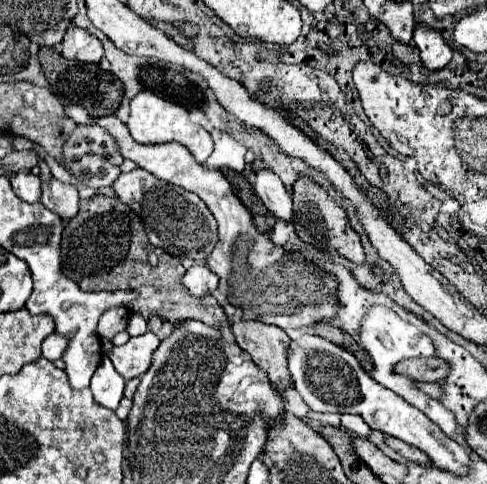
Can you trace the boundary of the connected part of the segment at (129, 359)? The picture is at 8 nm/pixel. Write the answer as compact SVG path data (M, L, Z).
M146 331L144 335L130 337L128 343L114 347L110 353L110 361L114 363L114 369L126 381L130 381L134 377L142 377L146 369L150 369L152 353L156 351L158 345L160 339L152 331Z

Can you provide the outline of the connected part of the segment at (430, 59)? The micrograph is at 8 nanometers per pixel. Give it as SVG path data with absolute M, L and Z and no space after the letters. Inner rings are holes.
M418 25L414 31L414 43L420 49L422 65L430 71L438 71L446 67L446 63L450 63L452 59L452 49L444 43L442 35L434 29Z

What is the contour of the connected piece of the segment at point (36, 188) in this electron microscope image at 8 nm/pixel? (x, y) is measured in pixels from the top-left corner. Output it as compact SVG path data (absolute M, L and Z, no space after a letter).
M16 173L10 177L10 185L14 193L26 201L26 203L36 203L40 201L40 179L34 177L32 173Z

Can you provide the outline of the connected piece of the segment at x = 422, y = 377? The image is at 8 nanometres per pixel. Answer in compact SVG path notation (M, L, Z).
M438 357L406 359L406 361L400 361L394 367L394 371L410 377L412 381L442 381L448 375L448 365Z

